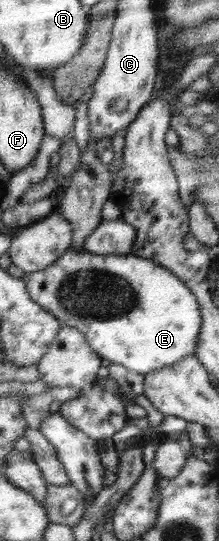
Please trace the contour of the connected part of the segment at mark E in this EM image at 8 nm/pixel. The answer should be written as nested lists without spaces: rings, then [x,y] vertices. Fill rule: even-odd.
[[[67,250],[52,265],[21,277],[30,297],[62,325],[78,328],[96,353],[141,374],[152,373],[194,355],[202,317],[196,296],[169,269],[134,255],[95,255]]]

